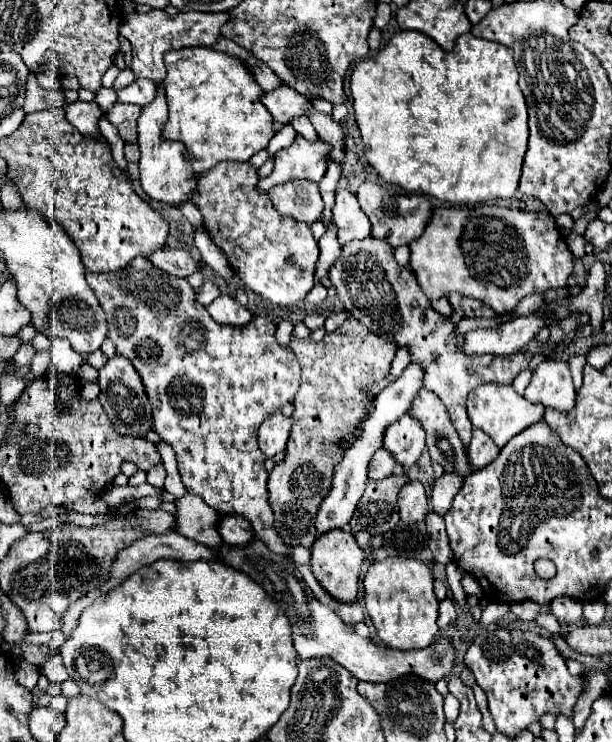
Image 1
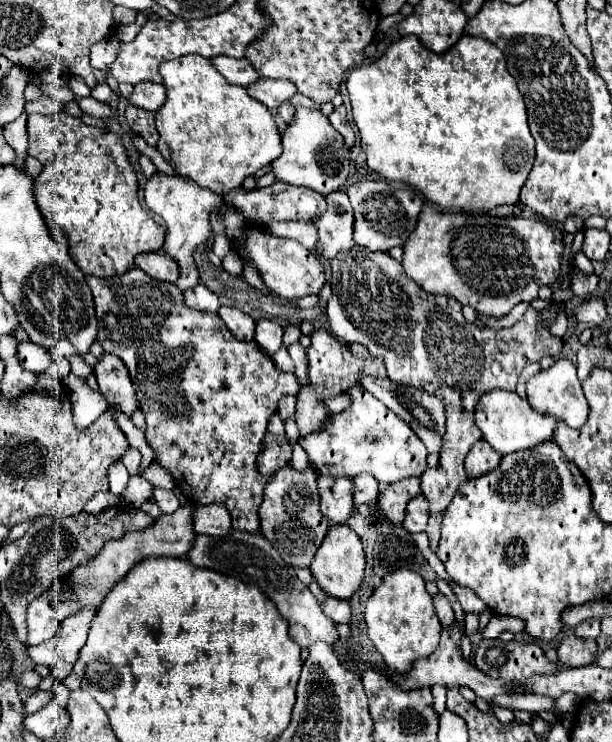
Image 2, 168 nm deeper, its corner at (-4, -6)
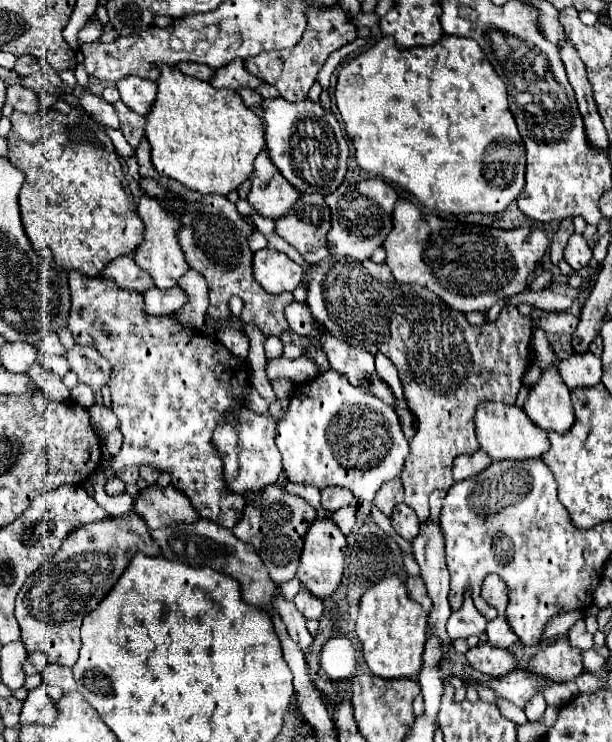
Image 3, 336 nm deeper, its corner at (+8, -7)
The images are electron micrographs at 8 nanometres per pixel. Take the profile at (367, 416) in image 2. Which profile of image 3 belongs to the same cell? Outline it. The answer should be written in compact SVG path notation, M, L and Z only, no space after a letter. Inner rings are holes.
M326 370L316 376L316 380L294 388L288 414L278 420L276 446L292 484L346 488L356 500L366 502L374 500L382 482L400 474L410 454L408 440L392 406L352 386L348 378L336 370Z

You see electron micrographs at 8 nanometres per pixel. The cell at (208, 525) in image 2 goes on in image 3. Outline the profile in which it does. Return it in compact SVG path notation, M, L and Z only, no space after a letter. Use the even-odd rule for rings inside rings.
M150 484L134 498L132 512L144 518L148 528L162 528L168 524L182 524L184 520L196 520L196 512L192 512L192 504L184 500L172 484L158 486Z

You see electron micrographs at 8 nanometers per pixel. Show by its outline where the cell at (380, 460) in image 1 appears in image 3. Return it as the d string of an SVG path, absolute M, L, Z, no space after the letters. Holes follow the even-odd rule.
M324 488L322 492L322 498L320 498L320 506L326 510L326 512L332 512L332 510L338 510L342 506L348 506L352 502L352 494L350 492L344 492L344 488Z

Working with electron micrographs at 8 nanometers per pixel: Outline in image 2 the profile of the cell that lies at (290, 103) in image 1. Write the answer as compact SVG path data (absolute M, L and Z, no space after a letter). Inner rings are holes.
M262 79L256 87L248 87L248 95L256 101L264 103L270 111L278 111L280 105L288 103L290 97L298 93L296 85L290 81L276 81L276 79Z

